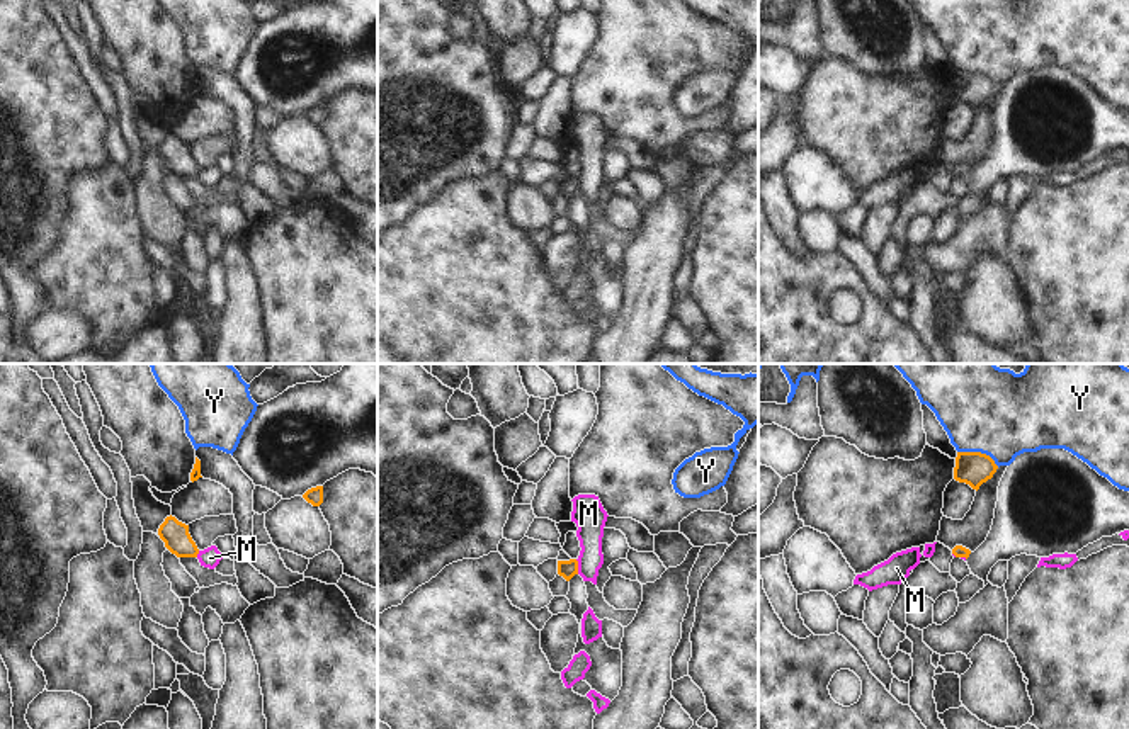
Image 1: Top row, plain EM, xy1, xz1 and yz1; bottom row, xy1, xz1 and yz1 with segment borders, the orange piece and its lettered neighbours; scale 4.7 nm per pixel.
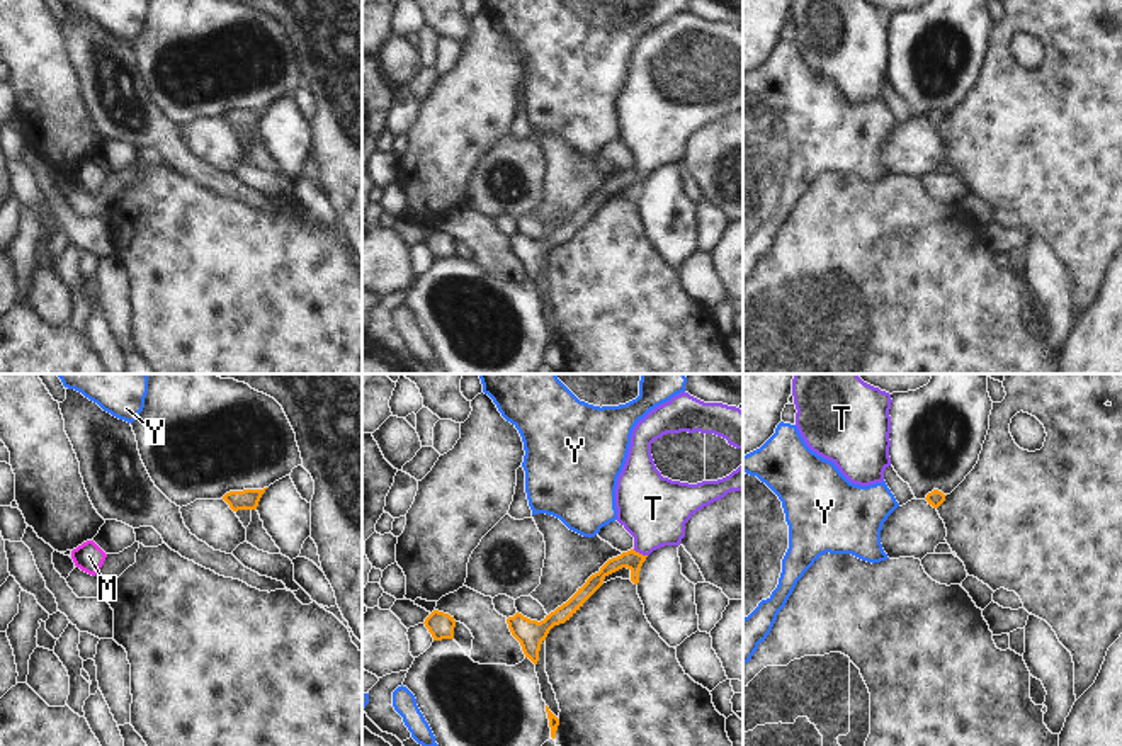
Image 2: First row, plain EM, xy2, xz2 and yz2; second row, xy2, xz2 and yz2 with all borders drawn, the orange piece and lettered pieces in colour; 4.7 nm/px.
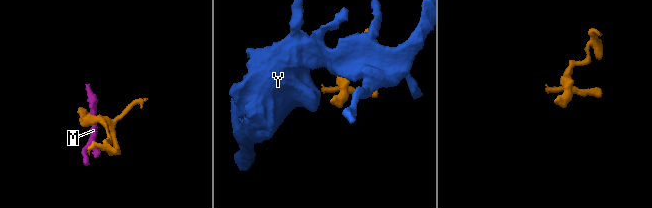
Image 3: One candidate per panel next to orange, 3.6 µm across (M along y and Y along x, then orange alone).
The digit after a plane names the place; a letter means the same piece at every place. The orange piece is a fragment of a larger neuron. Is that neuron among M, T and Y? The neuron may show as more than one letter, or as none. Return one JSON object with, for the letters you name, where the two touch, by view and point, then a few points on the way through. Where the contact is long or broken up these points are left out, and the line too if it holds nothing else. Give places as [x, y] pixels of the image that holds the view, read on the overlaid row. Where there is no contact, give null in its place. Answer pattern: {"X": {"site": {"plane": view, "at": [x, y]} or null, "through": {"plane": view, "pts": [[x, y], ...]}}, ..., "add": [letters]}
{"T": {"site": {"plane": "xz2", "at": [638, 553]}, "through": {"plane": "xz2", "pts": [[631, 559], [638, 553], [651, 531], [653, 508]]}}, "add": ["T"]}

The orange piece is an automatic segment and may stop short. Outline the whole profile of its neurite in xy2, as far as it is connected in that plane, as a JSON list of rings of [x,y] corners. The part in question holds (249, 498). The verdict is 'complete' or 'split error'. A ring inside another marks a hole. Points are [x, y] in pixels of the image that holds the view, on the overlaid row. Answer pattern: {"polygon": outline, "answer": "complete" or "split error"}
{"polygon": [[[267,488],[264,489],[243,489],[243,491],[230,491],[223,496],[223,500],[230,505],[233,511],[238,510],[257,510],[258,501],[262,495],[265,493]]], "answer": "complete"}

